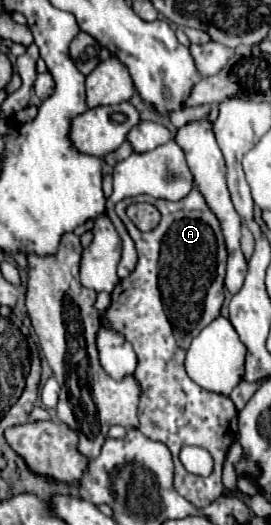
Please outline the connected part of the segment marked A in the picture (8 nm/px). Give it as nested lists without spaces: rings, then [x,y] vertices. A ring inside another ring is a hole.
[[[196,185],[180,201],[156,199],[156,197],[150,197],[150,195],[136,195],[136,197],[122,199],[116,205],[116,215],[122,219],[122,223],[126,225],[130,237],[136,243],[138,263],[136,263],[136,269],[114,287],[112,303],[110,303],[110,309],[108,309],[104,321],[112,329],[116,329],[118,333],[124,333],[124,337],[132,343],[132,347],[136,351],[136,357],[138,357],[138,367],[134,371],[134,377],[142,387],[140,407],[138,407],[138,413],[140,413],[140,427],[138,429],[146,437],[150,437],[152,441],[162,441],[170,449],[172,461],[174,461],[174,467],[176,467],[174,469],[174,487],[176,487],[176,491],[182,497],[186,497],[190,503],[194,503],[196,507],[206,507],[224,493],[222,465],[224,465],[224,459],[226,459],[226,453],[228,453],[230,445],[236,441],[236,435],[238,435],[238,411],[226,395],[210,393],[210,391],[202,389],[200,385],[196,385],[186,375],[184,355],[186,355],[186,349],[188,349],[190,341],[208,323],[212,323],[214,319],[220,317],[220,307],[222,307],[222,301],[224,301],[224,275],[226,275],[226,261],[228,261],[222,227],[220,227],[220,221],[214,215],[214,211],[206,205],[206,199],[202,197],[202,193]],[[134,201],[148,201],[154,207],[158,207],[158,211],[162,213],[162,221],[154,231],[142,233],[130,223],[130,219],[126,217],[126,207]],[[184,445],[204,447],[214,457],[212,475],[198,477],[198,475],[188,473],[182,467],[182,463],[178,461],[178,451]]]

